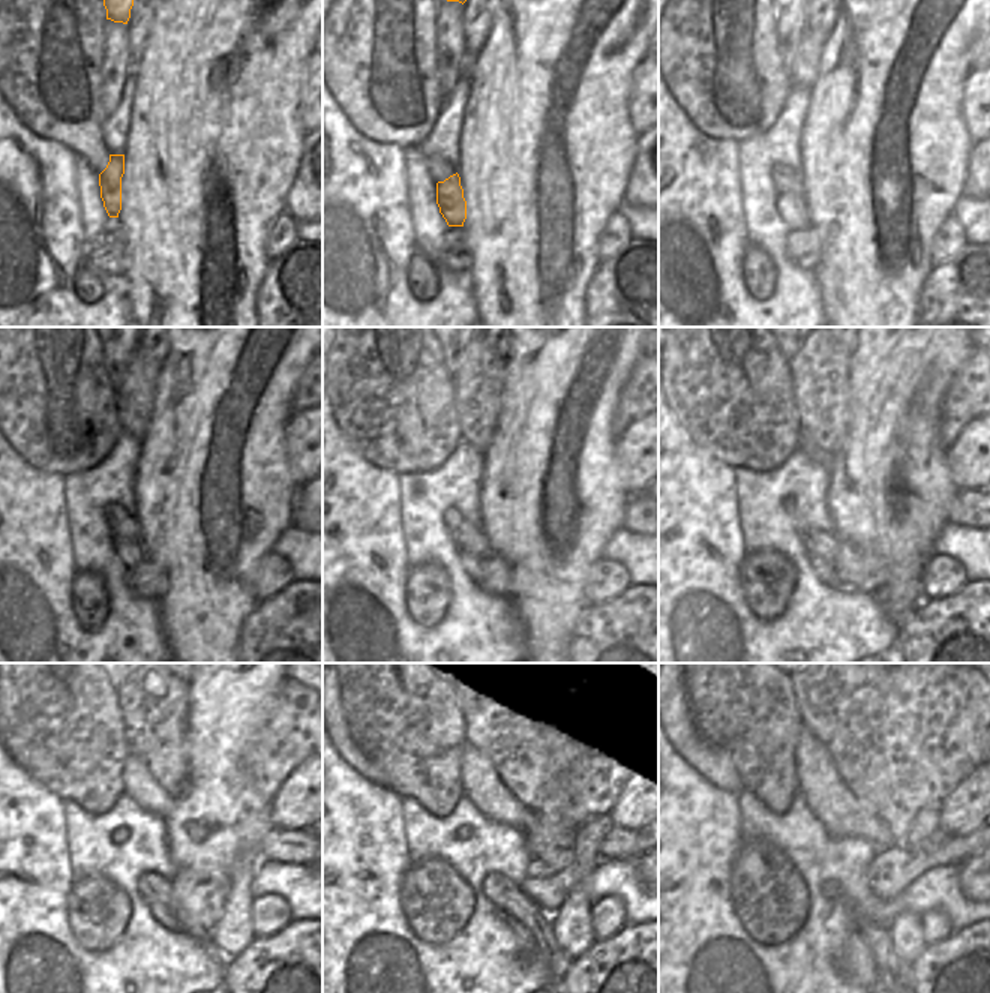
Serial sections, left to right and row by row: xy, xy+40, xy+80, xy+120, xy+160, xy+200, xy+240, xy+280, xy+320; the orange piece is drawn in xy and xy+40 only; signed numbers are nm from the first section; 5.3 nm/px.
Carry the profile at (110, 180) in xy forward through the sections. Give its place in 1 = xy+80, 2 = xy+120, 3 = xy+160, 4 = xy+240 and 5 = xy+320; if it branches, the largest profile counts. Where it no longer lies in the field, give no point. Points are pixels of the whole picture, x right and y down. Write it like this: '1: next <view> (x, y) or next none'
1: next xy+80 (791, 207)
2: next xy+120 (129, 552)
3: next xy+160 (471, 563)
4: next xy+240 (164, 915)
5: next xy+320 (854, 962)

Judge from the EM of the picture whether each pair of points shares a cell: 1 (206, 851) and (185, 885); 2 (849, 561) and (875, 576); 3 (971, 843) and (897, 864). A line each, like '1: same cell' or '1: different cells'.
1: different cells
2: same cell
3: same cell

